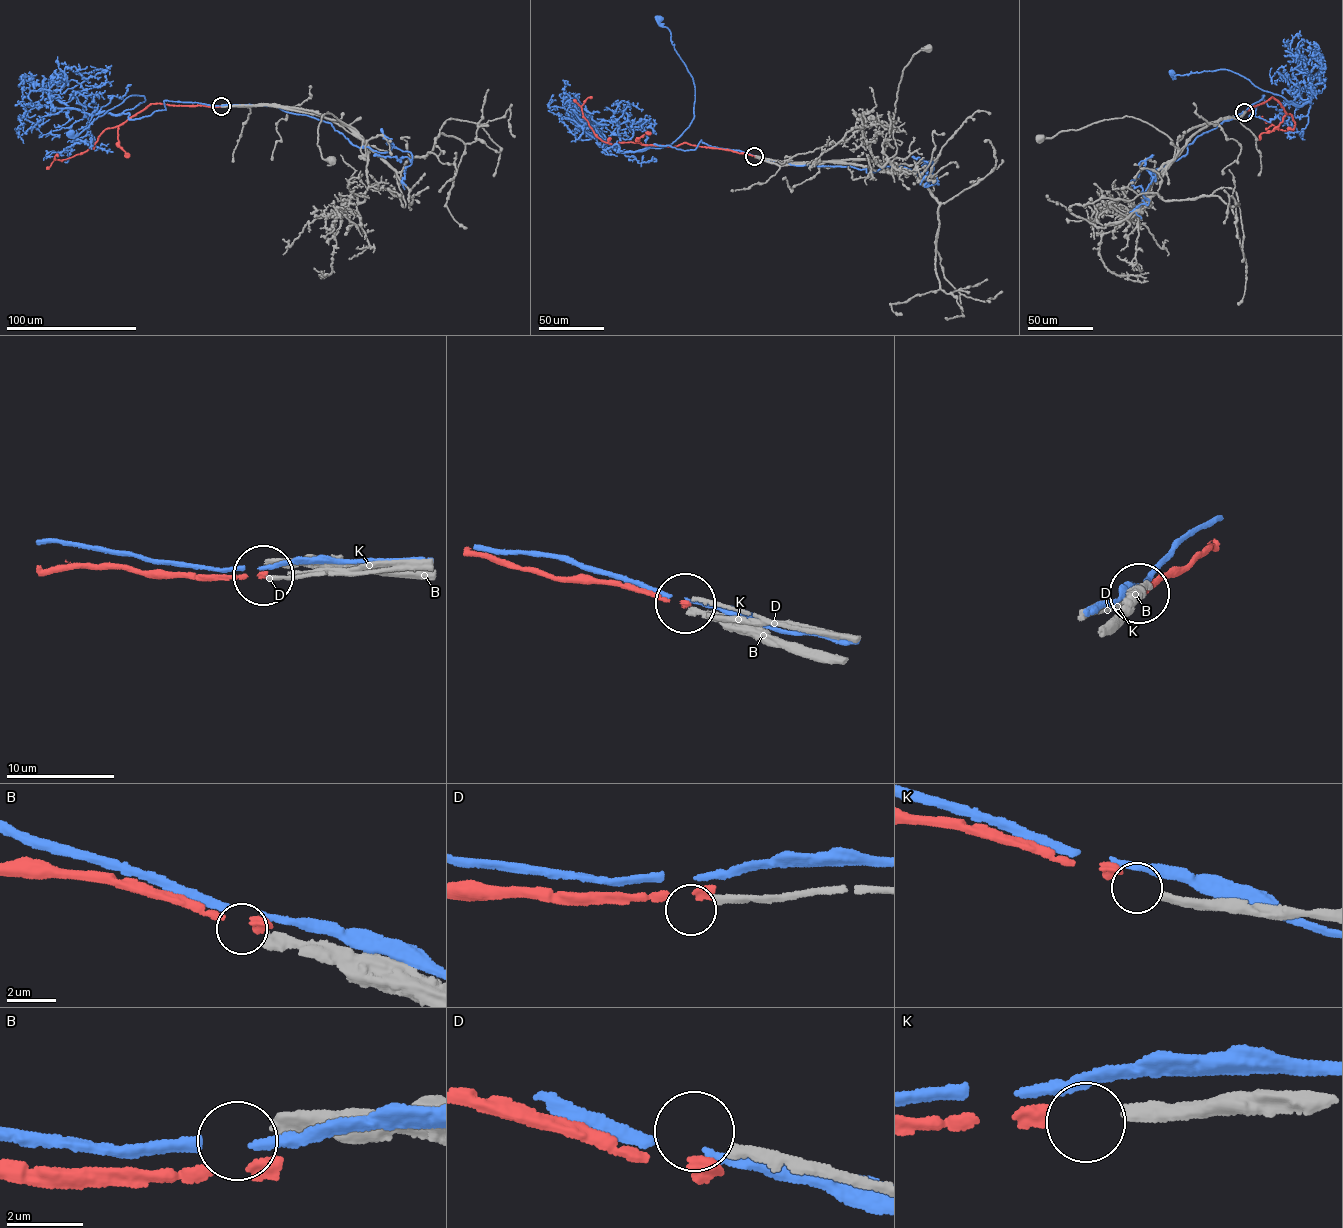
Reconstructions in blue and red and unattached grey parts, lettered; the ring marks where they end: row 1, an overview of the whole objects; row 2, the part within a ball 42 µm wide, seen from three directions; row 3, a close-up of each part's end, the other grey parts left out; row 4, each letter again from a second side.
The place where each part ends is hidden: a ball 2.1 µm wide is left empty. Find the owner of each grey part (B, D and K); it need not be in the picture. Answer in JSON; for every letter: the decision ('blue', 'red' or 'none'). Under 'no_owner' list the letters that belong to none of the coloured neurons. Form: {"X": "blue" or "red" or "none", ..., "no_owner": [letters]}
{"B": "none", "D": "none", "K": "red", "no_owner": ["B", "D"]}

